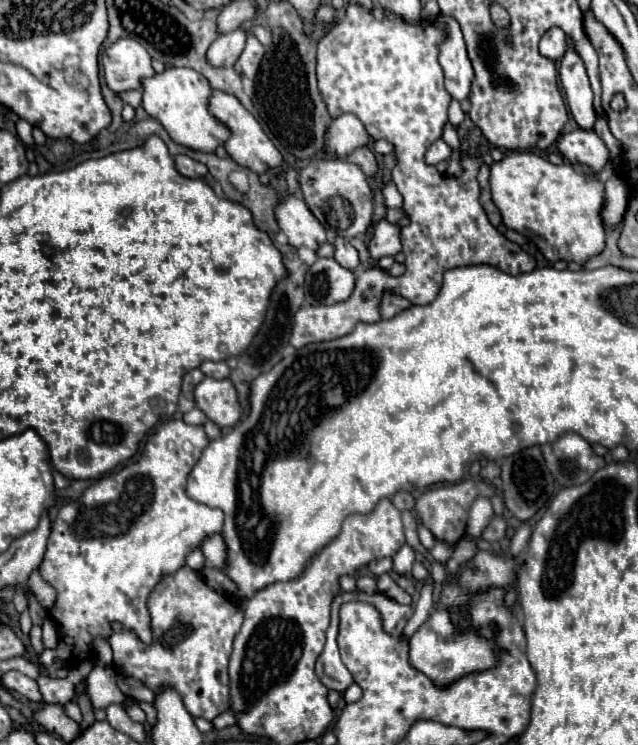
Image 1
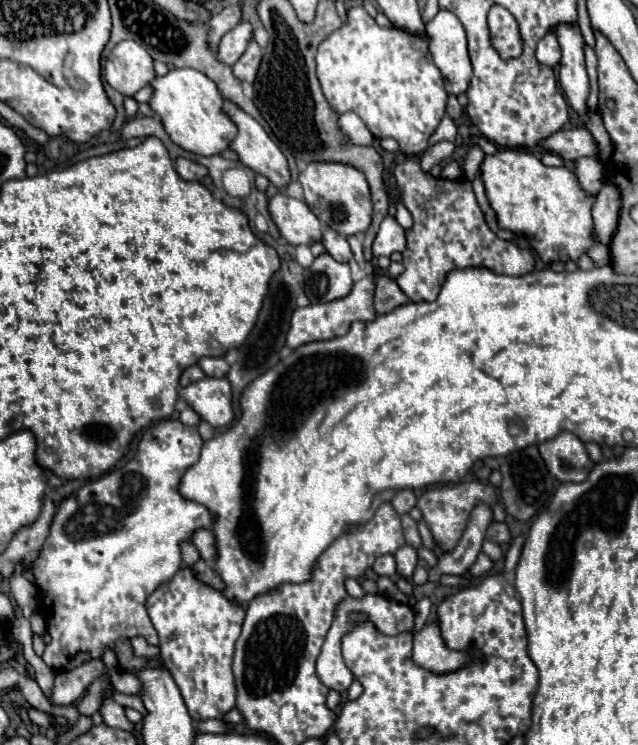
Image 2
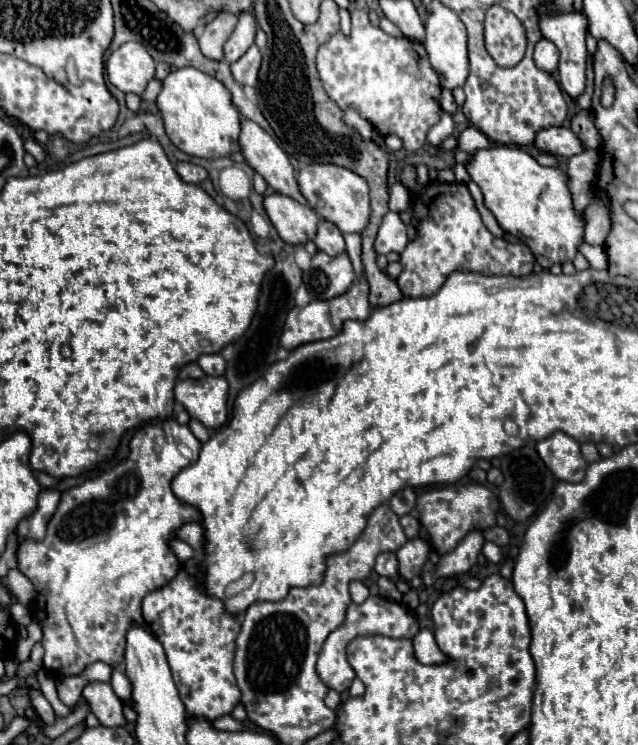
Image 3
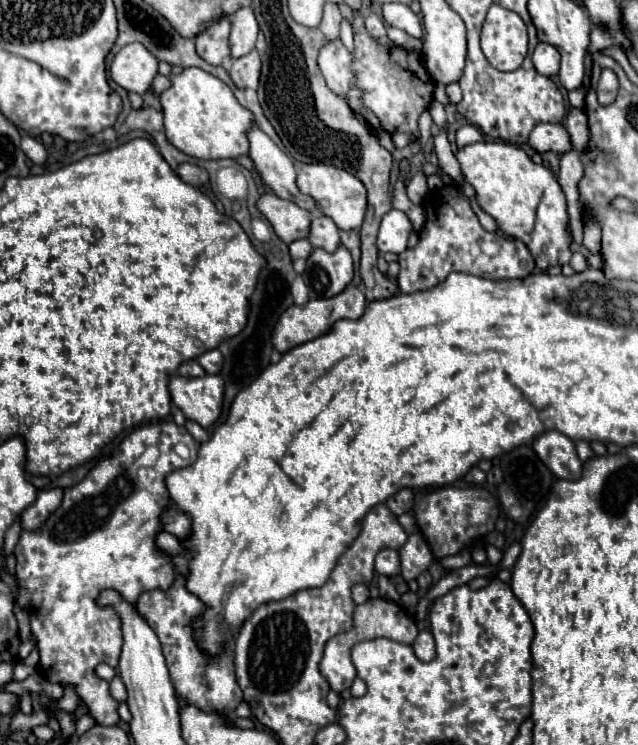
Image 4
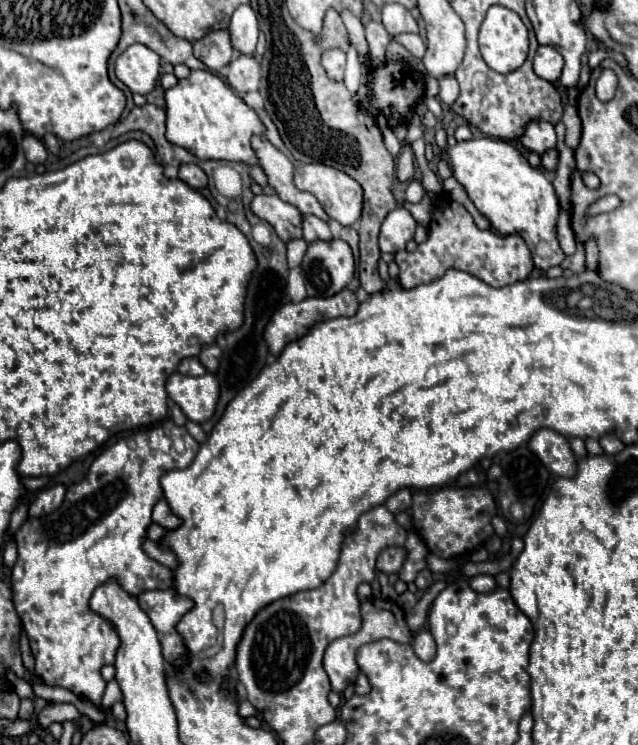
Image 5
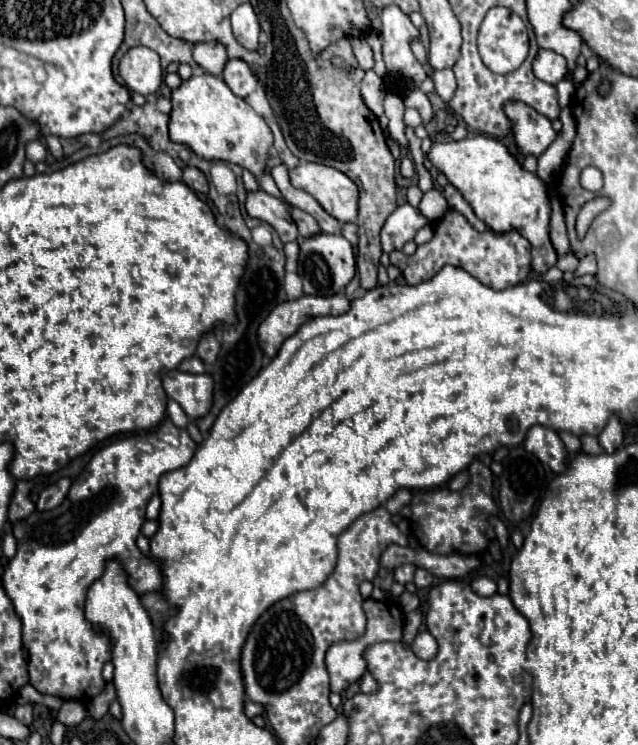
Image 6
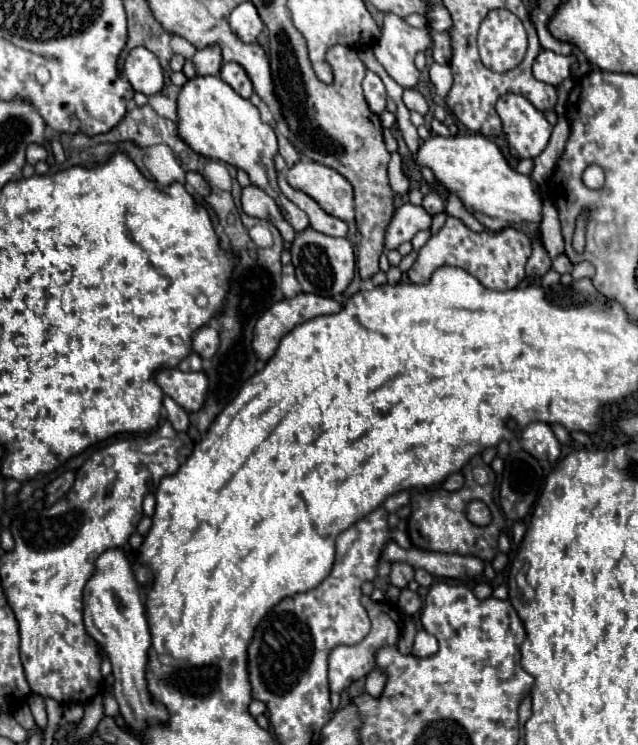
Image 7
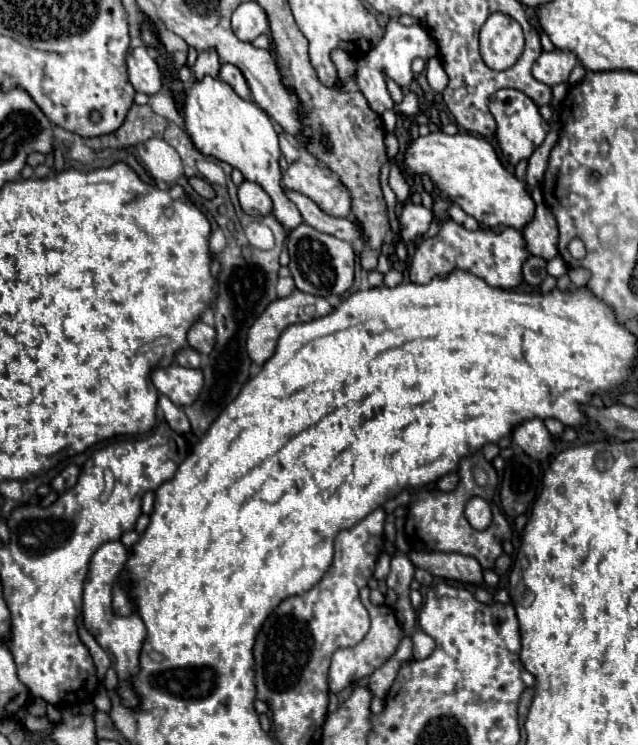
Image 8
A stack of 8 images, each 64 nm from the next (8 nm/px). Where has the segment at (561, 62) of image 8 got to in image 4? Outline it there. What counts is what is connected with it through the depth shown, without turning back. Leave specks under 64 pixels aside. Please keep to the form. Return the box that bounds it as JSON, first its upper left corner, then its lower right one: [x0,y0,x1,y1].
[534,42,560,76]

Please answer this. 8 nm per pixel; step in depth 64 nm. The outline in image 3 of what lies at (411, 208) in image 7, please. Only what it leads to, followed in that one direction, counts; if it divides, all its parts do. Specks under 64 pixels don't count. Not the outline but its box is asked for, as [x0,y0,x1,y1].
[376,212,408,254]

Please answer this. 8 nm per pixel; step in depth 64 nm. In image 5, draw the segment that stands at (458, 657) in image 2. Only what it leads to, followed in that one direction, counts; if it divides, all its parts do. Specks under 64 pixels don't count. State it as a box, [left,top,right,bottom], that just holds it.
[412,632,436,662]

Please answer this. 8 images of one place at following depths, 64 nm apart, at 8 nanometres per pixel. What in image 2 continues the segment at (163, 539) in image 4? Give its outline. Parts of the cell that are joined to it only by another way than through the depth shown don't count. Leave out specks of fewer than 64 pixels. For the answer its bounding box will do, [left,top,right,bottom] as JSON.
[180,542,200,566]

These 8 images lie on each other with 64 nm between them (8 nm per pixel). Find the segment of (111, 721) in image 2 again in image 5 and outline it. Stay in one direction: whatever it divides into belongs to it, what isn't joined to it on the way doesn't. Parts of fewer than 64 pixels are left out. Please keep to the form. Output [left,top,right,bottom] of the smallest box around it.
[10,420,200,704]

